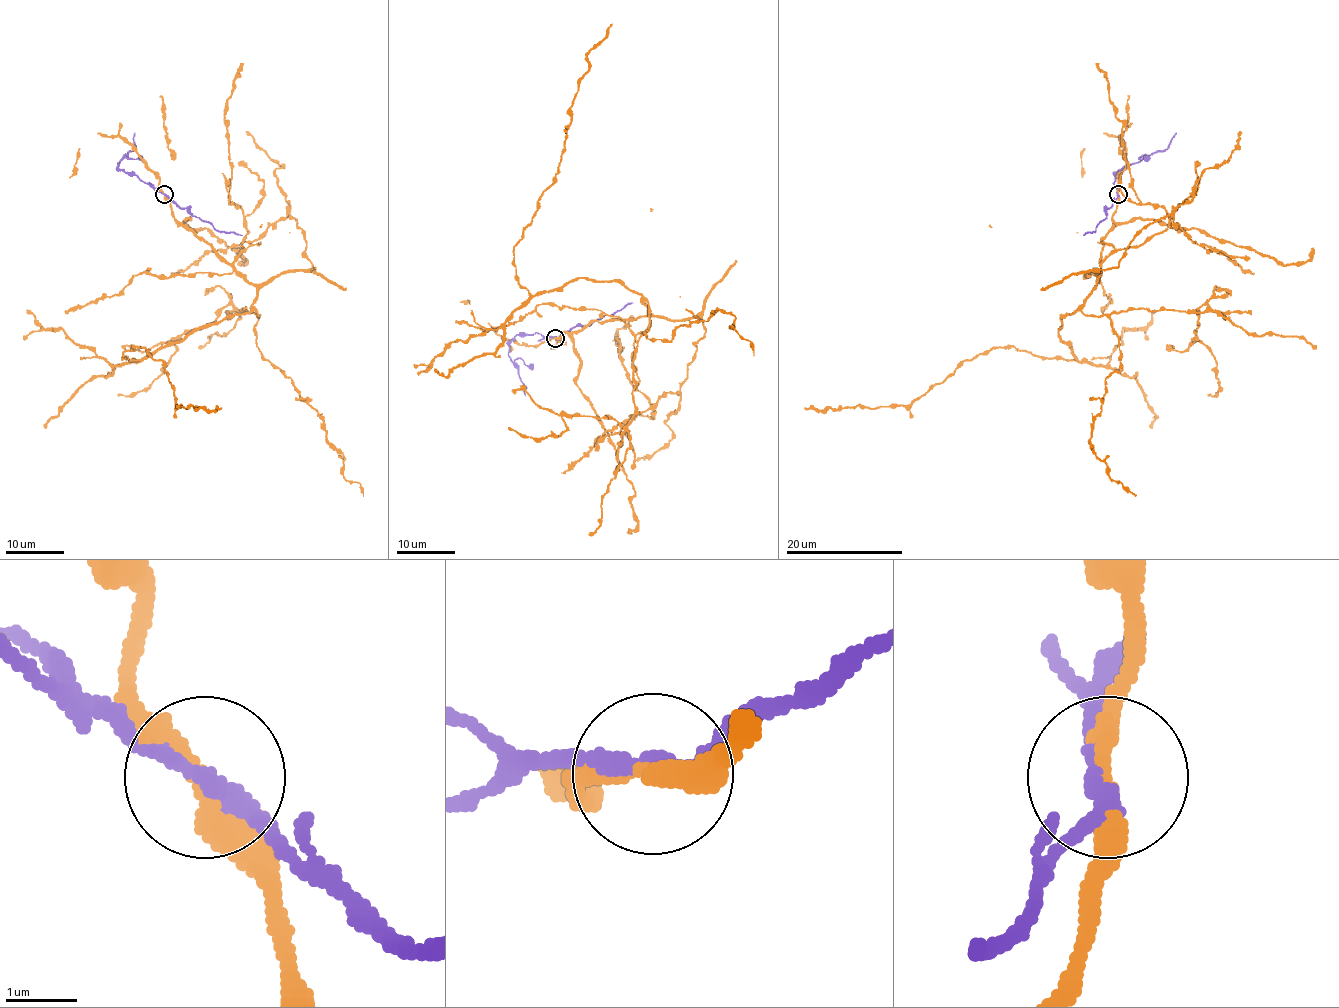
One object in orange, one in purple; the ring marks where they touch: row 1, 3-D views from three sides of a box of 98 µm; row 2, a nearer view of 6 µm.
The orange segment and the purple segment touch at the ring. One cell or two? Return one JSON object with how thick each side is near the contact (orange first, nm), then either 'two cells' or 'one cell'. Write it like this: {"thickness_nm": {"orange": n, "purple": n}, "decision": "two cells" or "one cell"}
{"thickness_nm": {"orange": 320, "purple": 260}, "decision": "two cells"}

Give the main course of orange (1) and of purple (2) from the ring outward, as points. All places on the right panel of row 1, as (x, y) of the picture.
1: (1119, 195), (1113, 227), (1101, 238), (1101, 277), (1059, 328), (1076, 357), (996, 347), (906, 405), (804, 407)
2: (1117, 195), (1113, 183), (1114, 174), (1164, 151), (1176, 133)

